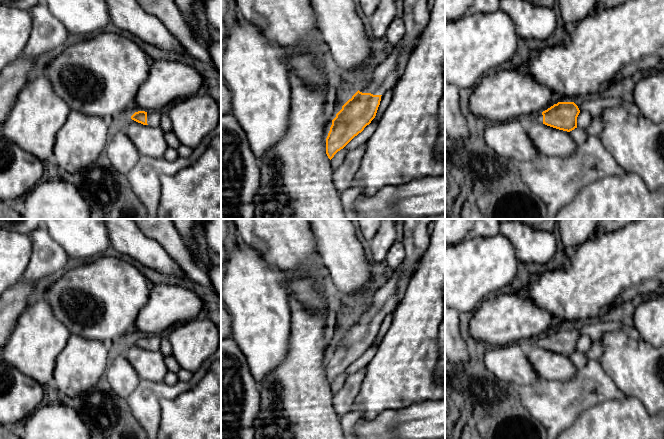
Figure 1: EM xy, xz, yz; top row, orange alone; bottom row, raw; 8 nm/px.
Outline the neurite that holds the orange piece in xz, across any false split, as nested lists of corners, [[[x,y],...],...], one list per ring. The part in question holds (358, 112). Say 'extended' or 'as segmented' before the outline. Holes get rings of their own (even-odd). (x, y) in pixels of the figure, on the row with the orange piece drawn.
extended; [[[403,0],[405,34],[402,45],[395,45],[386,59],[374,66],[368,80],[349,99],[332,120],[326,138],[326,154],[331,160],[375,118],[381,96],[398,81],[398,58],[414,49],[414,43],[430,19],[432,0]]]

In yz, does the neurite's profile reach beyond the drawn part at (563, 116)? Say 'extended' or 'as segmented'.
extended

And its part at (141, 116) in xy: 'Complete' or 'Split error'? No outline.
Split error

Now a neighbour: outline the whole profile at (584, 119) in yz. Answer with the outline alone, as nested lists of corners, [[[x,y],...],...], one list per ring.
[[[586,110],[580,111],[577,117],[577,127],[586,129],[593,121],[593,115]]]

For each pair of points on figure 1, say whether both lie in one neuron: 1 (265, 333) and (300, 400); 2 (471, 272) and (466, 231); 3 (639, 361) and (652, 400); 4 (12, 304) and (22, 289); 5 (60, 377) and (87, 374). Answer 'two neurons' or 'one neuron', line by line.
1: two neurons
2: two neurons
3: one neuron
4: one neuron
5: one neuron

